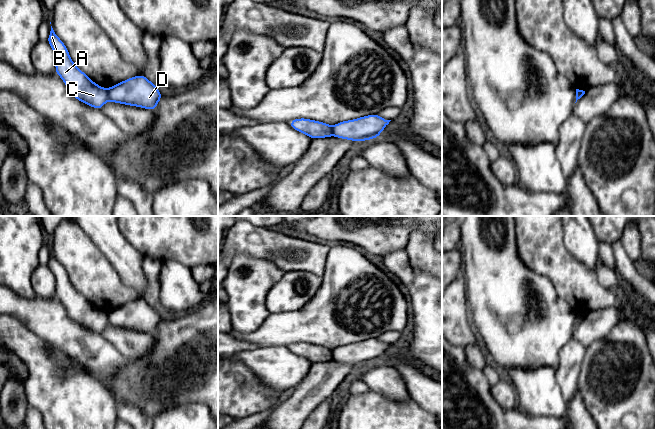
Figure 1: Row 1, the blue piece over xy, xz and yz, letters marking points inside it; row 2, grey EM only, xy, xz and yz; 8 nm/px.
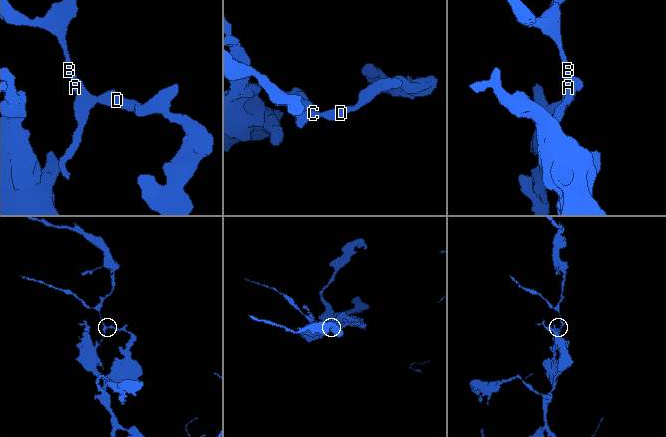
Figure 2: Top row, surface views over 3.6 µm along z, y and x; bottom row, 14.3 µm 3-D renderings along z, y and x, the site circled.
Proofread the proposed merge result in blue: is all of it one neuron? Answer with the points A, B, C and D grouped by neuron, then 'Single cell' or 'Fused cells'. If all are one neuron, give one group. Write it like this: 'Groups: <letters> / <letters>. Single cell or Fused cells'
Groups: A B C / D. Fused cells

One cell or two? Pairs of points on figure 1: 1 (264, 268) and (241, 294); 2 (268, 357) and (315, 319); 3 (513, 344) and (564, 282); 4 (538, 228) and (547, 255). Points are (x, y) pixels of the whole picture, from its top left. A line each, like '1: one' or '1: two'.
1: one
2: two
3: two
4: one

